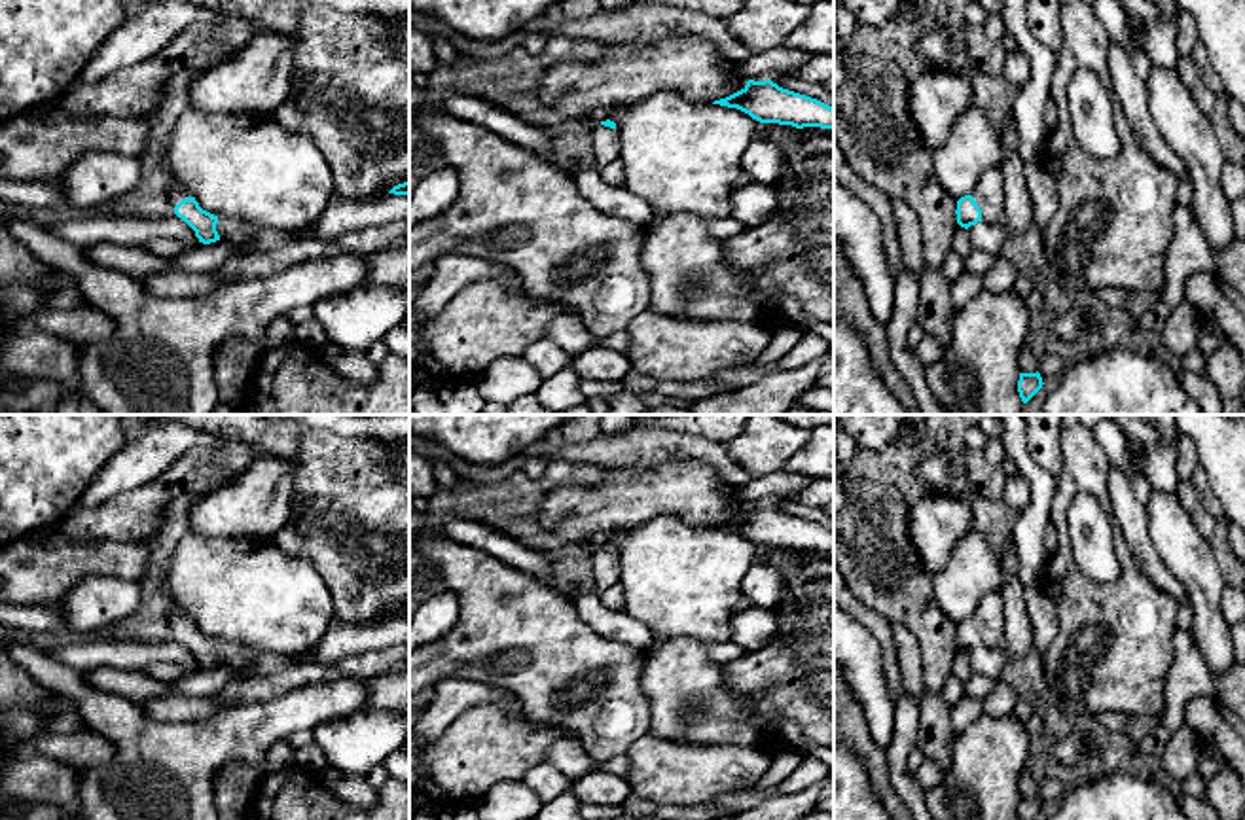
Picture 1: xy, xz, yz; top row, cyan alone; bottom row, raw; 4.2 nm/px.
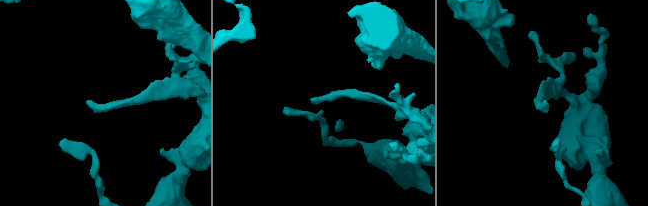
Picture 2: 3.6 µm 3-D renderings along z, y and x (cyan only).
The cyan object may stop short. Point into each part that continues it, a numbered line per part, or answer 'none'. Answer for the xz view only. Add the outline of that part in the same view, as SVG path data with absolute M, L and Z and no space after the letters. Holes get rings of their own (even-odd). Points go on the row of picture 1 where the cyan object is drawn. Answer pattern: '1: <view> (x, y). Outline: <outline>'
1: xz (605, 141). Outline: M593 123L589 136L597 170L620 157L620 133L616 129Z

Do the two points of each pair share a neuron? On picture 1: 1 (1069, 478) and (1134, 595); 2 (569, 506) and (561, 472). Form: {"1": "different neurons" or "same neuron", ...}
{"1": "same neuron", "2": "different neurons"}

